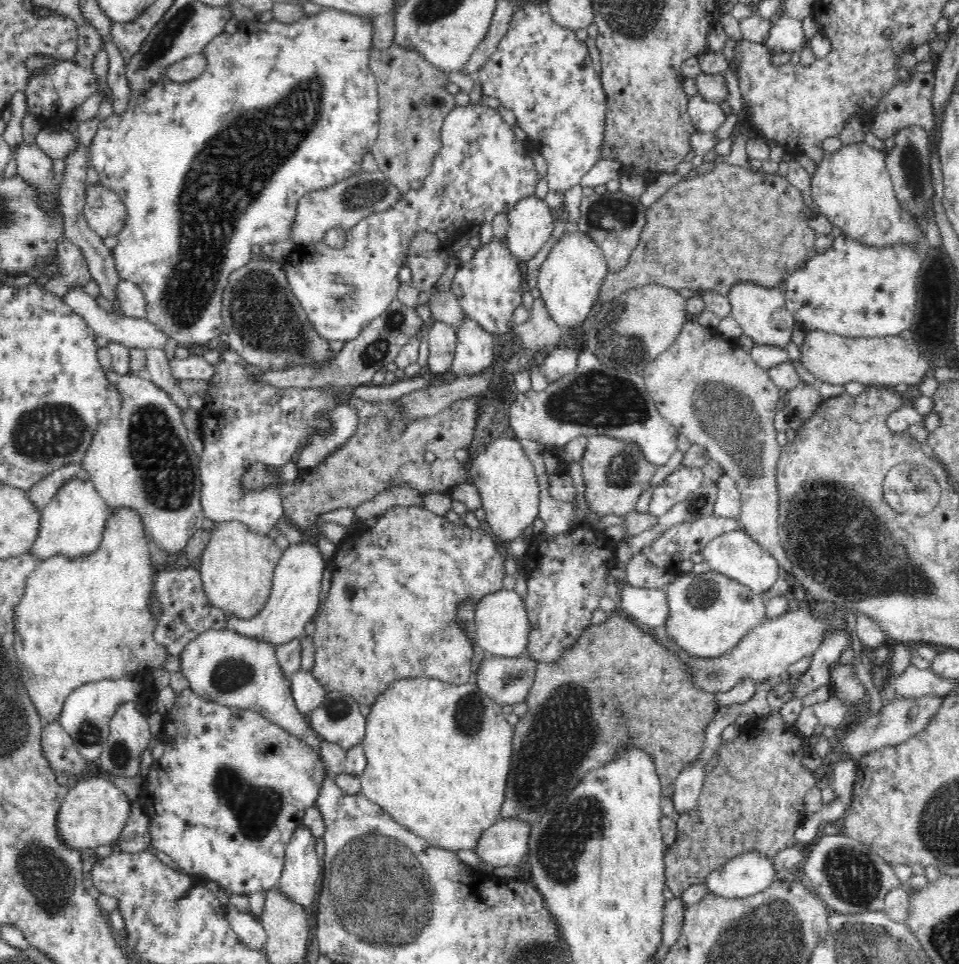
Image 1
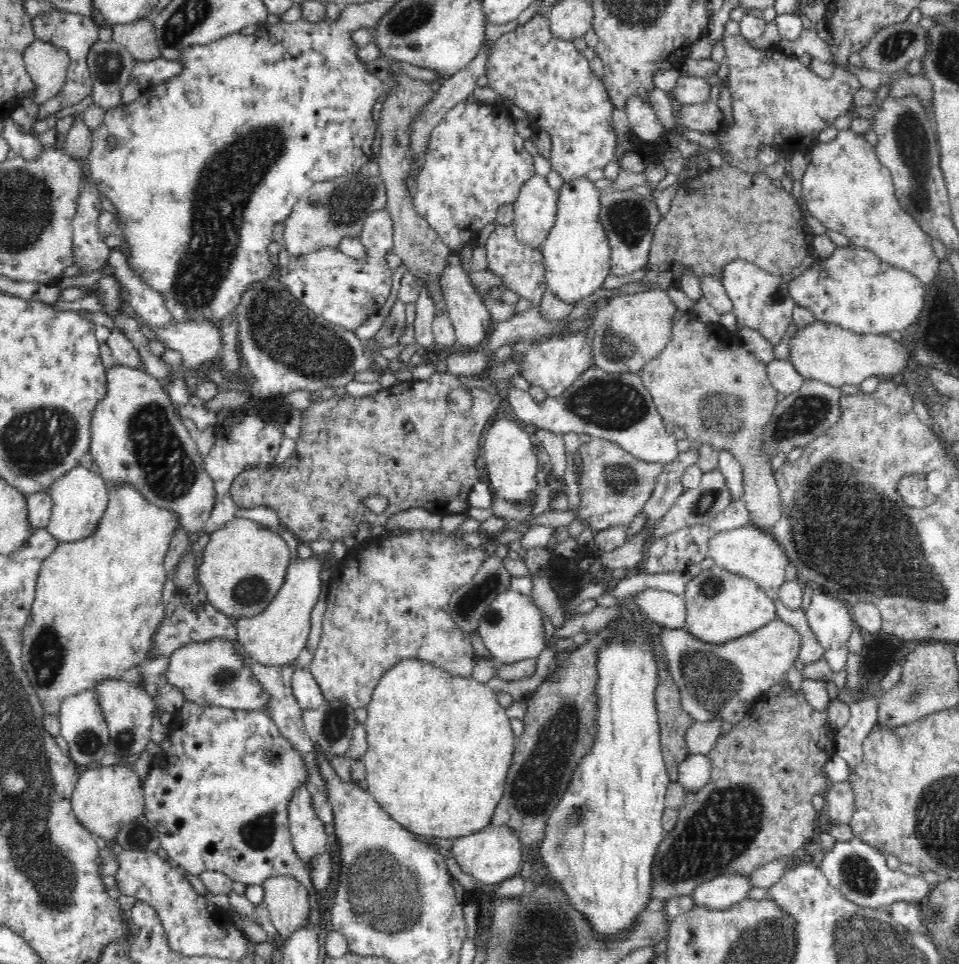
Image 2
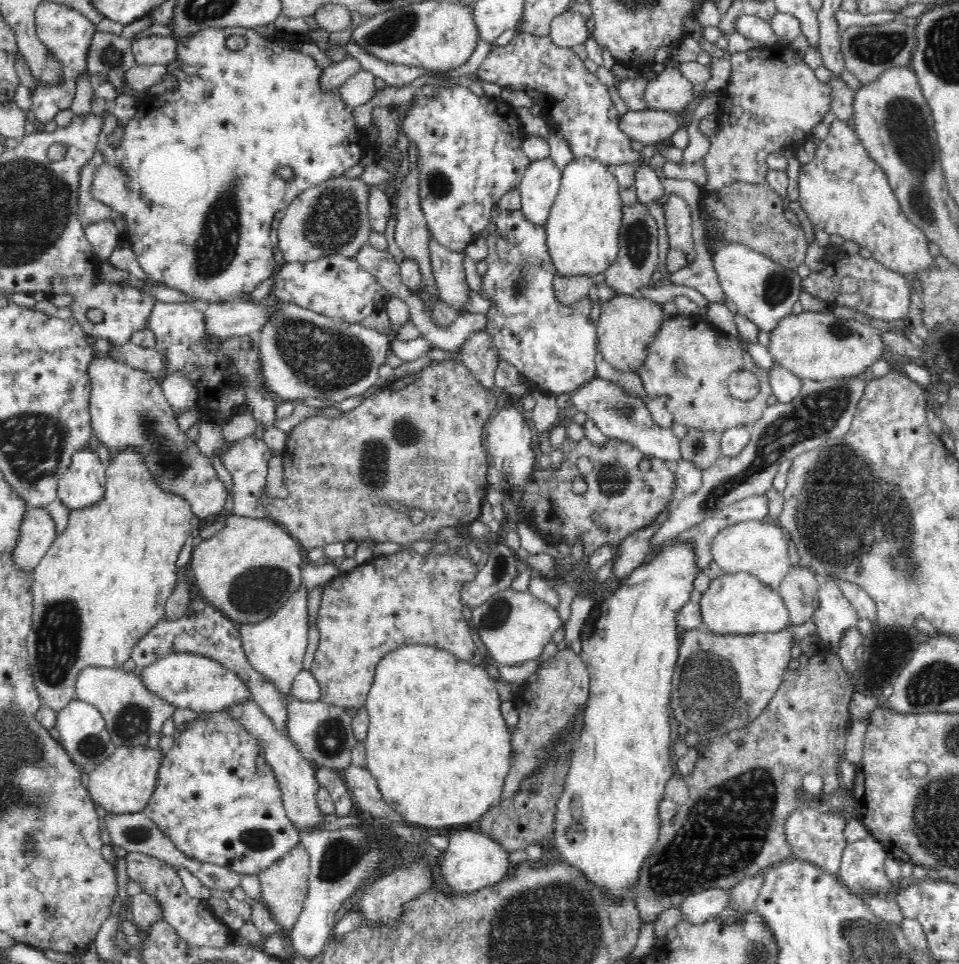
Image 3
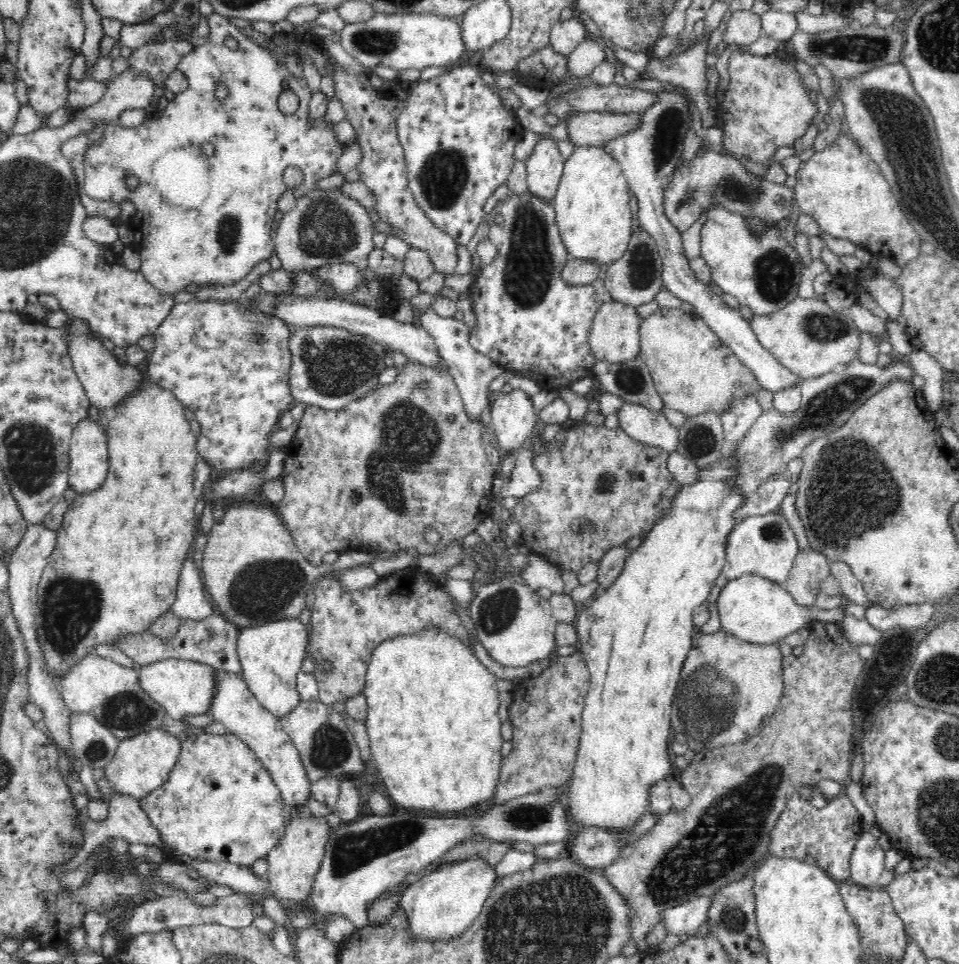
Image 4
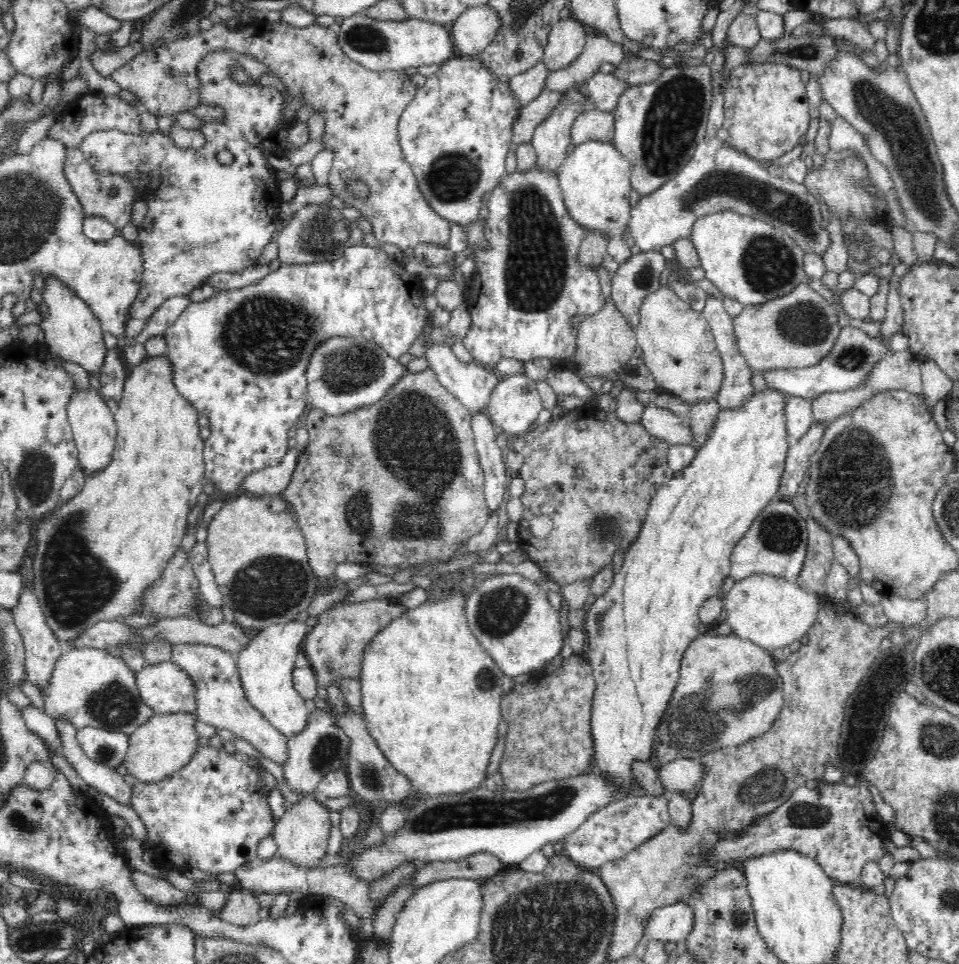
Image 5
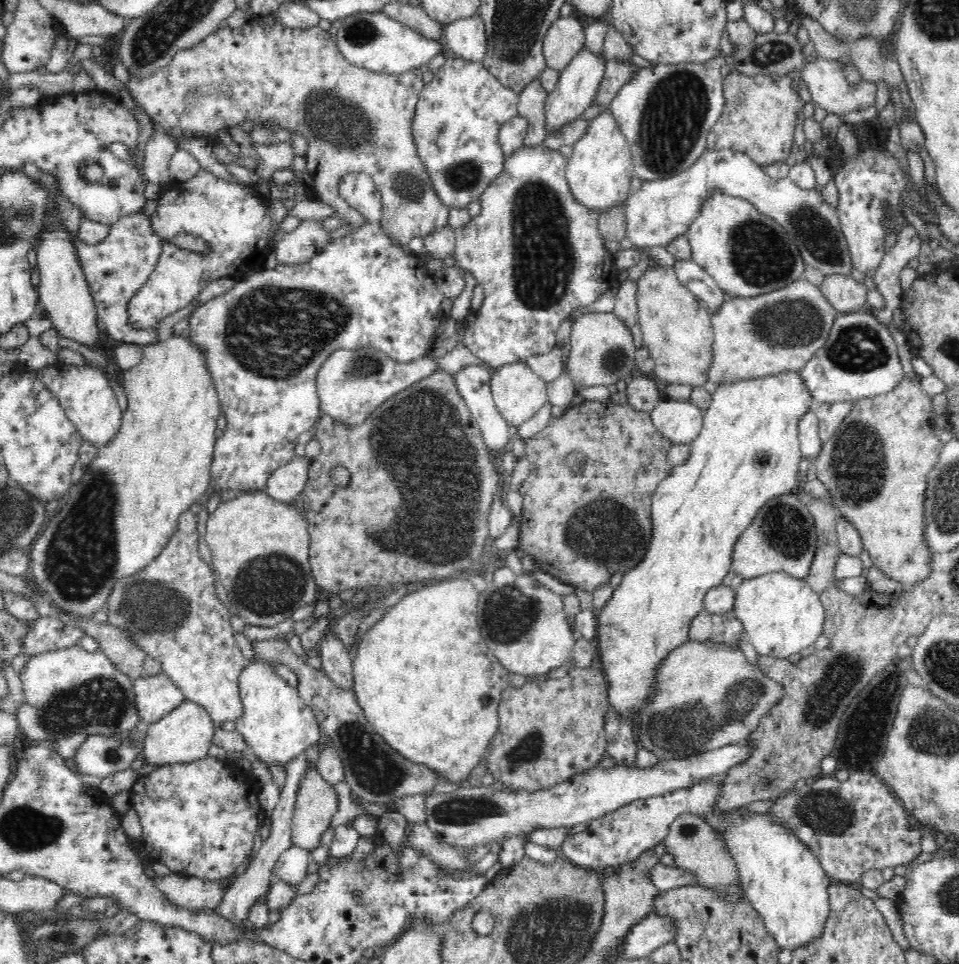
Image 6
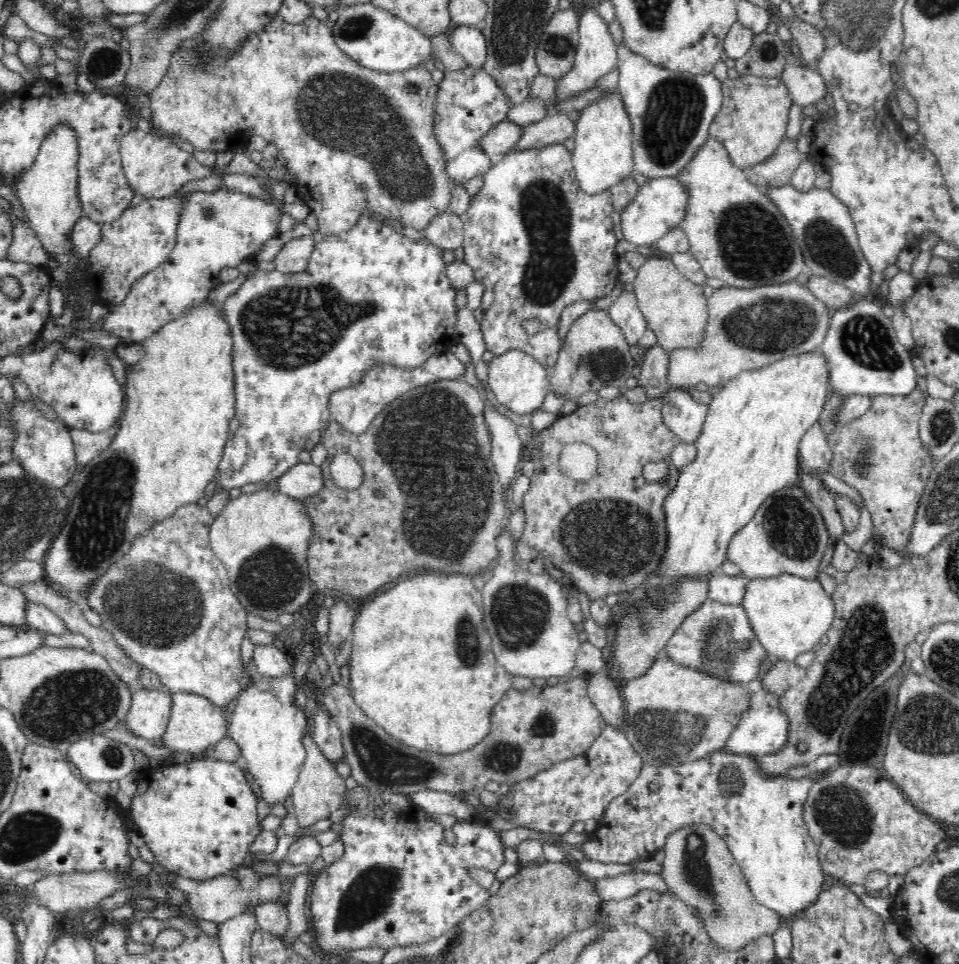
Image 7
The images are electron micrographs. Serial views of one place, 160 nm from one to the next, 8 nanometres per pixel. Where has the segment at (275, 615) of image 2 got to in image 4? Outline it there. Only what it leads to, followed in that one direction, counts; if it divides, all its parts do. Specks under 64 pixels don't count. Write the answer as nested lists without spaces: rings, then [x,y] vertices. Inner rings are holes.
[[[288,617],[269,622],[256,628],[241,627],[237,638],[237,653],[241,662],[242,677],[248,688],[256,695],[260,704],[272,711],[277,717],[283,716],[301,700],[297,691],[297,675],[304,658],[308,655],[309,633],[307,625],[300,623],[298,617]]]

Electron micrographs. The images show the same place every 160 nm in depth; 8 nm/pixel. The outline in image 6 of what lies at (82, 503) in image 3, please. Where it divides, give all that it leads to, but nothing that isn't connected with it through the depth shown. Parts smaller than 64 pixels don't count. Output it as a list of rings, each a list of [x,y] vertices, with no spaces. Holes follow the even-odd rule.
[[[58,361],[38,372],[46,387],[52,389],[54,395],[60,399],[60,404],[64,407],[67,417],[82,436],[82,441],[86,441],[96,450],[108,447],[120,430],[123,410],[119,407],[110,385],[108,385],[106,374],[100,369],[86,364],[76,368],[76,366]]]

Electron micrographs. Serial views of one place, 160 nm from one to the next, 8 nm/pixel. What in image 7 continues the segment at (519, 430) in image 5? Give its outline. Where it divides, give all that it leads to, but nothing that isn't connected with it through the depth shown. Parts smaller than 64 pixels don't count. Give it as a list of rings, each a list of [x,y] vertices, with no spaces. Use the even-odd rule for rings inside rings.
[[[508,351],[502,356],[494,357],[490,362],[490,390],[496,398],[496,402],[516,416],[531,415],[542,406],[551,388],[550,381],[546,378],[546,368],[536,363],[531,356],[520,351]]]

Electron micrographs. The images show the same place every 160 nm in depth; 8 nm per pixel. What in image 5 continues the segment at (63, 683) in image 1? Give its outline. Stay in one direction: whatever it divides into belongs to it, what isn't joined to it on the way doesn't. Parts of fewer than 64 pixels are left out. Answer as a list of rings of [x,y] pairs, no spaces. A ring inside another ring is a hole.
[[[165,355],[148,357],[139,366],[130,368],[130,374],[126,378],[123,395],[117,403],[118,410],[114,412],[113,419],[116,425],[116,442],[115,450],[112,453],[112,462],[106,468],[88,476],[85,479],[82,490],[74,498],[70,498],[66,504],[59,504],[53,511],[51,518],[48,518],[37,530],[36,552],[33,557],[32,571],[34,572],[33,588],[38,597],[42,612],[45,616],[45,623],[48,625],[49,631],[53,634],[53,638],[57,640],[65,649],[69,647],[70,642],[78,640],[86,630],[90,630],[96,622],[101,620],[115,621],[130,618],[134,614],[140,615],[146,610],[146,599],[144,594],[148,589],[156,587],[164,576],[164,570],[168,568],[172,560],[172,556],[176,554],[178,548],[181,548],[186,532],[188,532],[188,516],[190,511],[198,502],[198,496],[204,492],[207,487],[205,478],[205,462],[203,461],[204,440],[200,436],[200,428],[198,425],[198,414],[185,398],[177,394],[176,389],[172,385],[172,369],[170,363],[165,360]]]

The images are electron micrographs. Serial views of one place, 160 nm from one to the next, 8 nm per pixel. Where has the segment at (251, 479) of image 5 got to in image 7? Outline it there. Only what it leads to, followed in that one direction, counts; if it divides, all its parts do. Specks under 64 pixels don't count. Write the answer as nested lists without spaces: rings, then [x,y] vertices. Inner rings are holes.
[[[299,462],[287,468],[273,482],[273,488],[288,498],[303,500],[318,492],[323,485],[321,467],[314,463]]]

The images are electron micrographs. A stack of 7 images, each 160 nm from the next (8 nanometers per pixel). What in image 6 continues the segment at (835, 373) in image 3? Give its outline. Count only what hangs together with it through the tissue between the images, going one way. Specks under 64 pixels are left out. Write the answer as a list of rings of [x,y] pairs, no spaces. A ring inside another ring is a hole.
[[[800,278],[780,290],[756,296],[752,299],[726,301],[722,309],[711,318],[714,332],[713,364],[709,381],[717,385],[744,379],[758,379],[764,376],[784,375],[800,371],[816,352],[820,351],[830,337],[833,324],[839,312],[828,302],[825,288]]]

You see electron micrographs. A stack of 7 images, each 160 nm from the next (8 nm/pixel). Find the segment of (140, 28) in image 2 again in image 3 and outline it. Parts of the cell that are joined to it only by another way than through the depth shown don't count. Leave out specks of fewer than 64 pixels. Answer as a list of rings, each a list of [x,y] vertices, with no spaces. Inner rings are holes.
[[[159,30],[141,32],[131,40],[136,64],[168,65],[176,58],[177,41]]]

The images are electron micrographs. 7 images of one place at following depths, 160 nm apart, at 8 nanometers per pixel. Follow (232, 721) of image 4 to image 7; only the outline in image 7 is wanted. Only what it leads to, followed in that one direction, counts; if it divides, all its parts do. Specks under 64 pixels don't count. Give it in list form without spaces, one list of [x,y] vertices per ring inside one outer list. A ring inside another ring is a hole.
[[[192,503],[178,508],[172,518],[158,522],[146,536],[136,538],[124,560],[120,558],[82,599],[101,616],[101,625],[114,634],[118,645],[124,647],[141,668],[156,672],[166,689],[203,696],[213,706],[232,709],[242,688],[240,647],[248,630],[248,612],[237,602],[227,570],[211,549],[208,531],[212,521],[205,506]]]

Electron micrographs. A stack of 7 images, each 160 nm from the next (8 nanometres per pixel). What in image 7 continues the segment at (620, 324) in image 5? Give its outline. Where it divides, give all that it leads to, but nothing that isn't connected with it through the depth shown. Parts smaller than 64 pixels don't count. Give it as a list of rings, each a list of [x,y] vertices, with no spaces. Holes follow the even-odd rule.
[[[605,310],[584,312],[579,318],[576,318],[571,330],[567,331],[565,344],[559,351],[557,362],[554,364],[550,390],[560,393],[560,395],[566,395],[568,400],[574,401],[586,392],[597,391],[605,386],[625,387],[628,378],[632,377],[639,367],[628,351],[630,347],[623,331],[610,319]]]

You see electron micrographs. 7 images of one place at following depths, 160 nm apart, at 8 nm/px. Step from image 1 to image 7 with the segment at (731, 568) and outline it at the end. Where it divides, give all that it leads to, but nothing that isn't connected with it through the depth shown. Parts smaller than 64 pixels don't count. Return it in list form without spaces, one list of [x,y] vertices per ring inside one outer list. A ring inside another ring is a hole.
[[[796,486],[771,494],[754,518],[734,535],[727,559],[740,567],[747,579],[775,577],[784,573],[812,580],[818,574],[820,560],[829,544],[822,515],[803,489]]]

